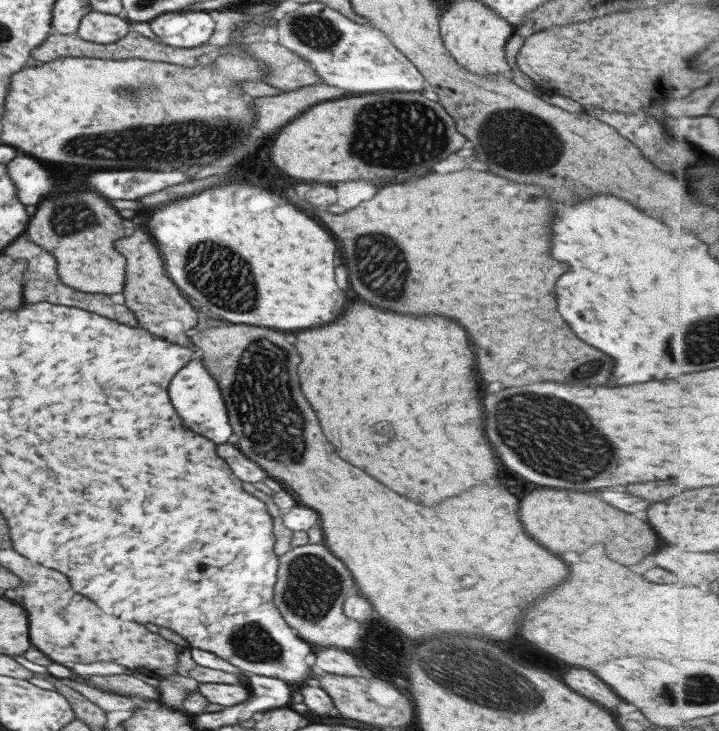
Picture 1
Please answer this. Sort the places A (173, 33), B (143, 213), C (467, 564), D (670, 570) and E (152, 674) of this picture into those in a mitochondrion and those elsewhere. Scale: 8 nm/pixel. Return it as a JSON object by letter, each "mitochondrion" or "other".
{"A":"other","B":"other","C":"other","D":"other","E":"other"}

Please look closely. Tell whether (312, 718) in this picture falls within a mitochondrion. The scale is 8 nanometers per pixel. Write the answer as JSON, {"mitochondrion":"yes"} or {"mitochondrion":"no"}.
{"mitochondrion":"no"}

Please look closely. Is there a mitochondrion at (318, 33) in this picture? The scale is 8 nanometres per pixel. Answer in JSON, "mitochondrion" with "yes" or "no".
{"mitochondrion":"yes"}

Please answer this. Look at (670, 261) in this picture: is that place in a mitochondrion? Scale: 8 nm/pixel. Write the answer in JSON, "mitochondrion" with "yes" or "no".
{"mitochondrion":"no"}

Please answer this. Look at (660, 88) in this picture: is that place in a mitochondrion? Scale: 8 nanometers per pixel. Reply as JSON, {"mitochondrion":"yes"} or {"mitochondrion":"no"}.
{"mitochondrion":"no"}

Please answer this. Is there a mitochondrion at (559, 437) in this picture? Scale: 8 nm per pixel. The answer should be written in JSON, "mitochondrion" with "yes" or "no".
{"mitochondrion":"yes"}

